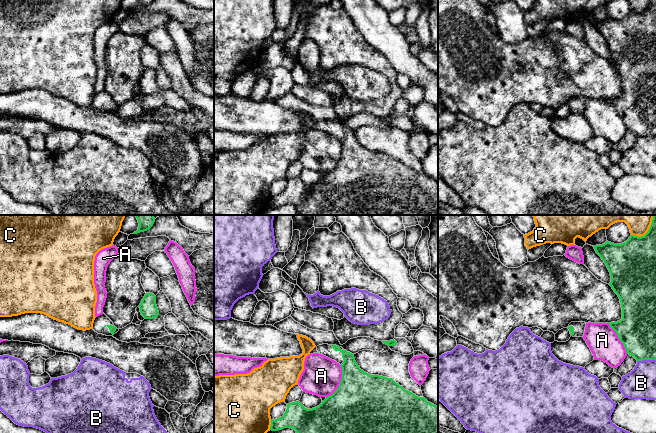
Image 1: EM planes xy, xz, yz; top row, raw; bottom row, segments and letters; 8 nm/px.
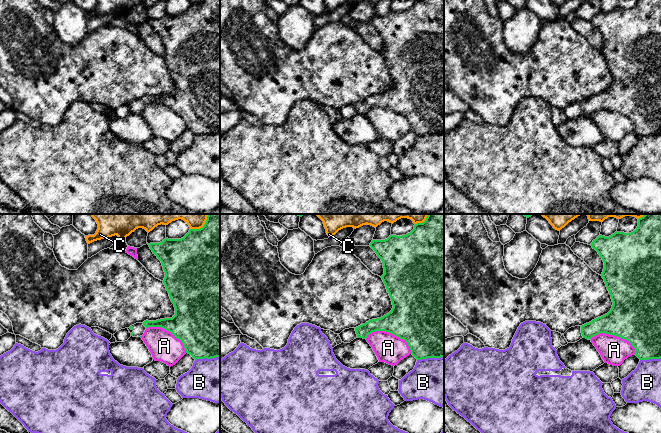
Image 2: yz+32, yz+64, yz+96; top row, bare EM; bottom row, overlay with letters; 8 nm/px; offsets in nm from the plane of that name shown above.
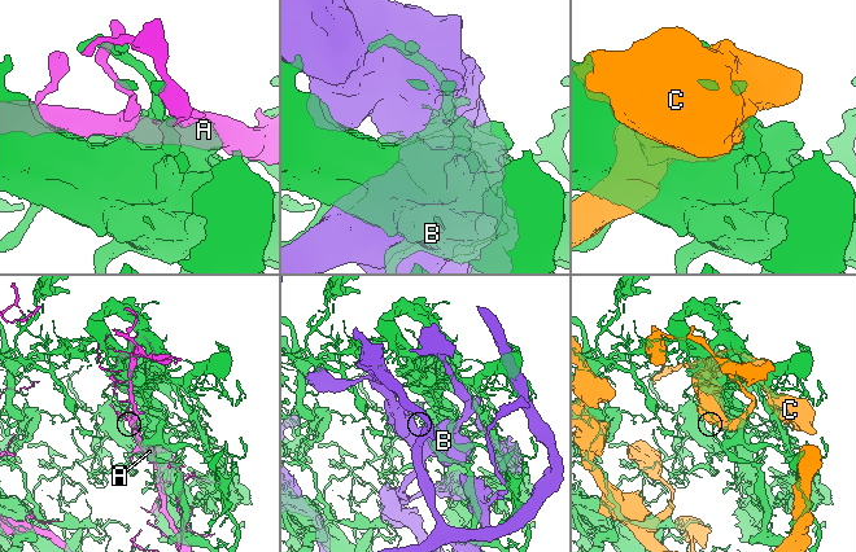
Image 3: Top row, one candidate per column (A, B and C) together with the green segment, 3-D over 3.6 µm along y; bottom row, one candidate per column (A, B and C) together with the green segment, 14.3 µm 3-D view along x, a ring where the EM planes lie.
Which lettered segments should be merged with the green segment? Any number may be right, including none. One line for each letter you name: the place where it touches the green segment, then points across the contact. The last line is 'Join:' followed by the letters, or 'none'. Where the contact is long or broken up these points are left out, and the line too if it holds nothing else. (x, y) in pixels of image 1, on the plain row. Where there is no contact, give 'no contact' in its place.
Join: none

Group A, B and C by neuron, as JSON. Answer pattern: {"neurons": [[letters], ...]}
{"neurons": [["A"], ["B"], ["C"]]}

